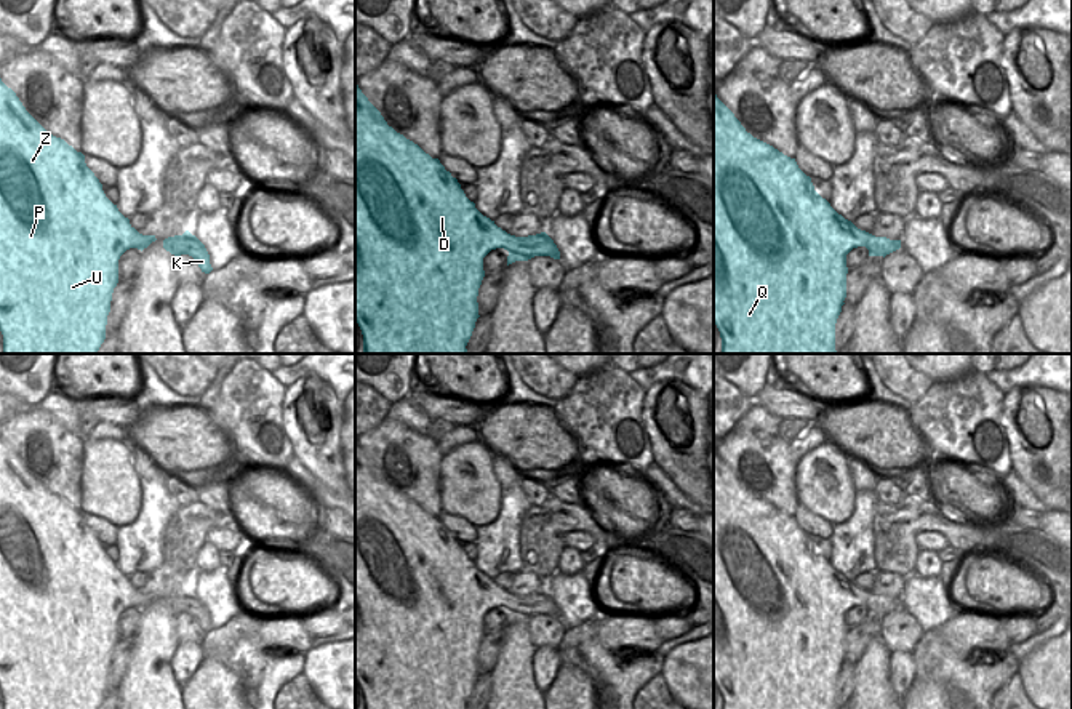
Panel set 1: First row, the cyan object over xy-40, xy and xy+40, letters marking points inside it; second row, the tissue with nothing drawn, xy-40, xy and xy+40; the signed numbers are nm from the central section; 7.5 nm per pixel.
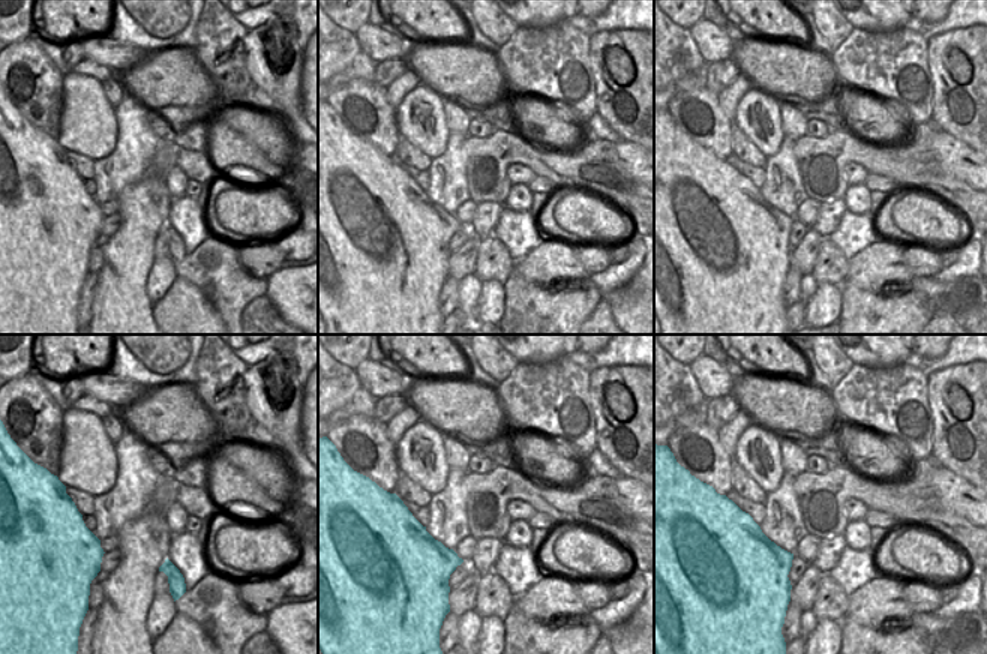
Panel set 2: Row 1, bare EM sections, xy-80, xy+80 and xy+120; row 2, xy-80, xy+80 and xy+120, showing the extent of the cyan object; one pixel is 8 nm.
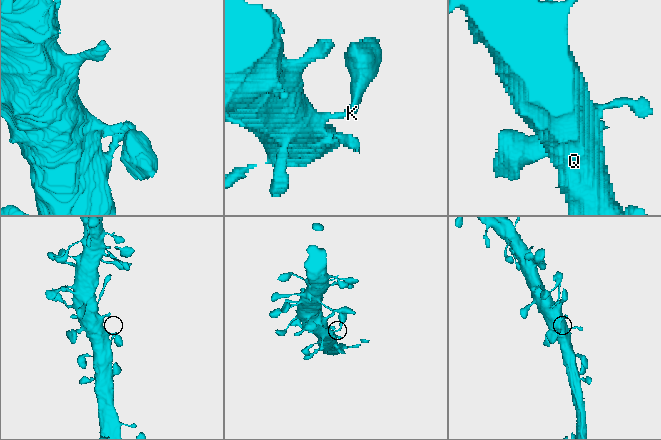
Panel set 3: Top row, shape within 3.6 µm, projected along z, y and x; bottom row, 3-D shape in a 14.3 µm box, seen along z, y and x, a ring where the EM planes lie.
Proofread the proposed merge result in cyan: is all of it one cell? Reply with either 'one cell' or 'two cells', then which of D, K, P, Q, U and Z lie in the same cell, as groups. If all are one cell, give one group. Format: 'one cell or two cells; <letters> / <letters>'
one cell; D K P Q U Z

